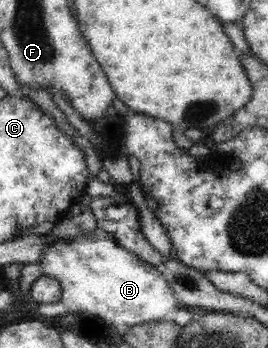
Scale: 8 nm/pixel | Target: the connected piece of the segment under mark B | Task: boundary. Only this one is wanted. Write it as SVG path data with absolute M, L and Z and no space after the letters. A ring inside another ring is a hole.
M96 226L92 231L81 233L75 240L66 242L57 240L47 245L41 260L40 271L42 275L49 276L60 285L60 299L55 304L39 304L39 314L44 317L64 316L72 313L83 313L87 316L99 316L109 326L147 324L148 321L167 320L169 310L180 307L175 293L168 281L162 276L154 264L140 260L129 249L125 249L106 229Z

